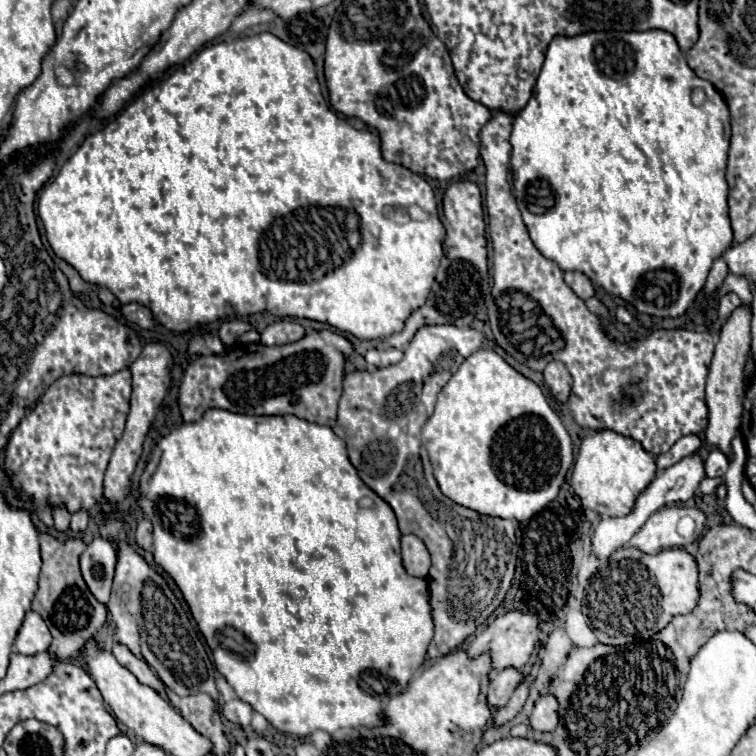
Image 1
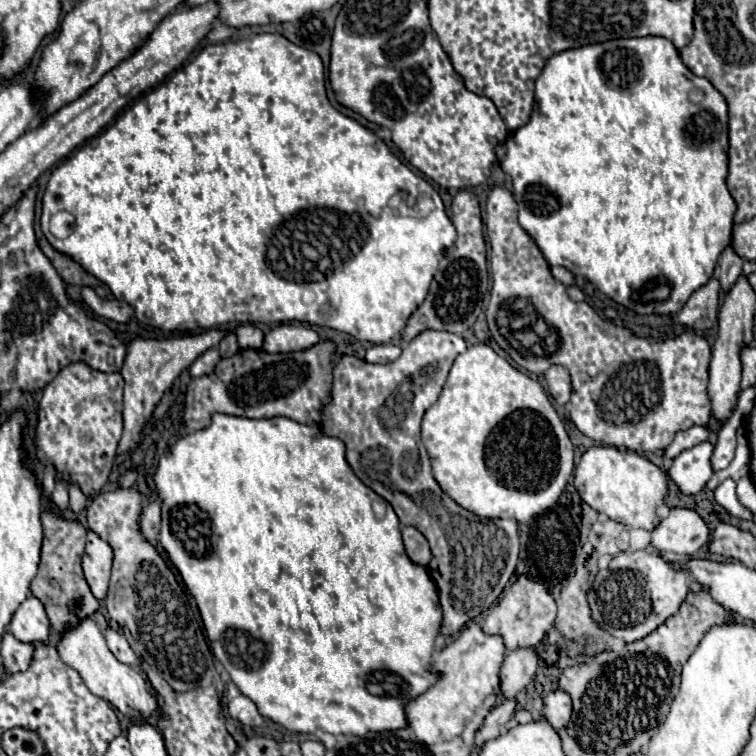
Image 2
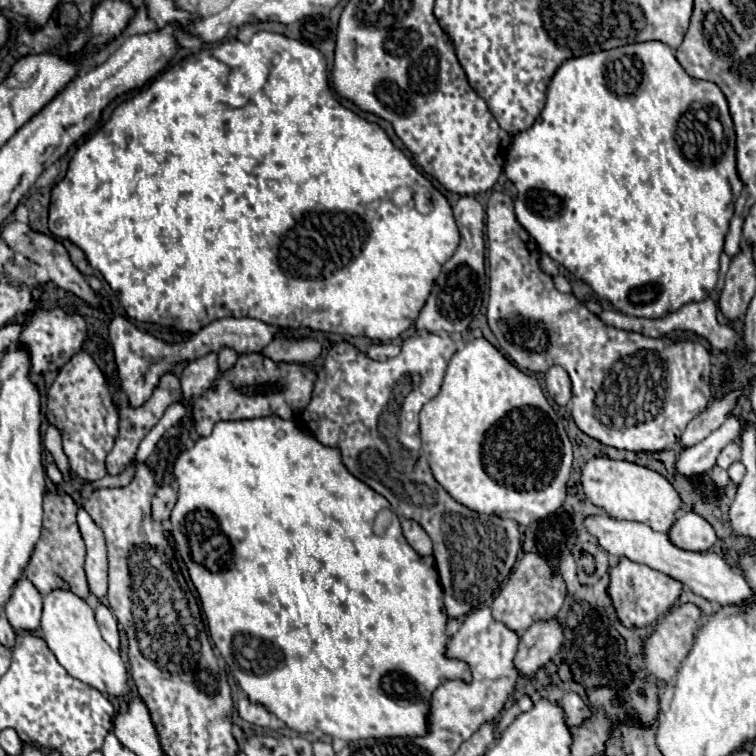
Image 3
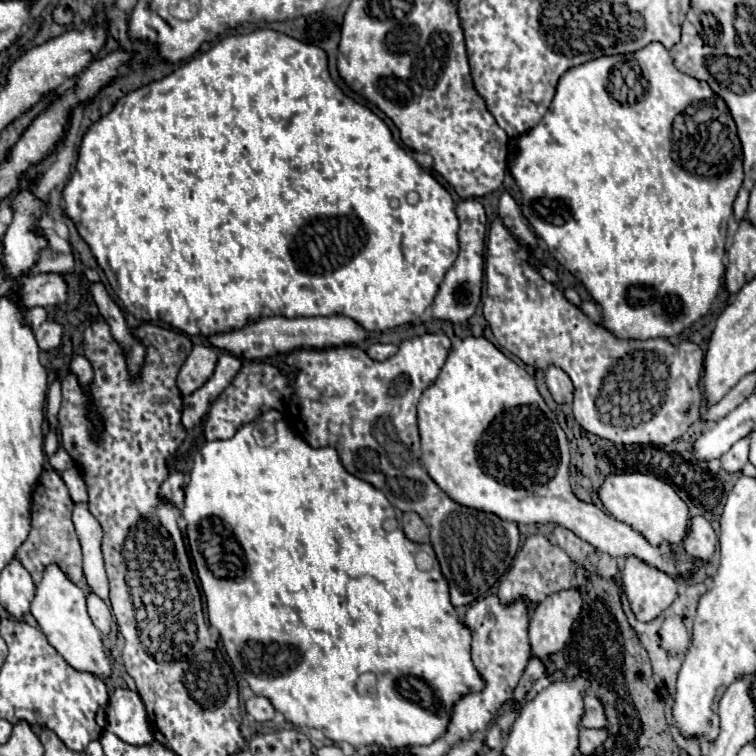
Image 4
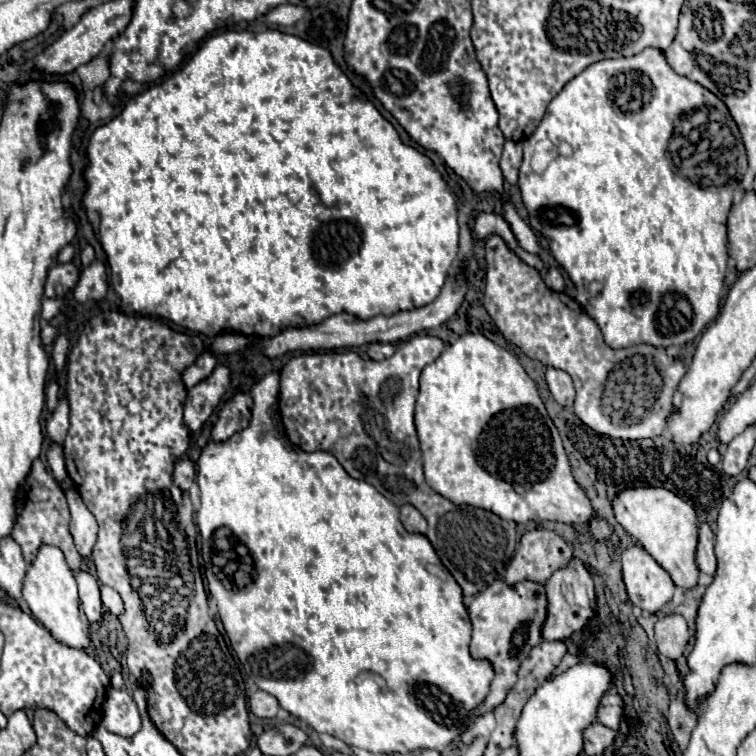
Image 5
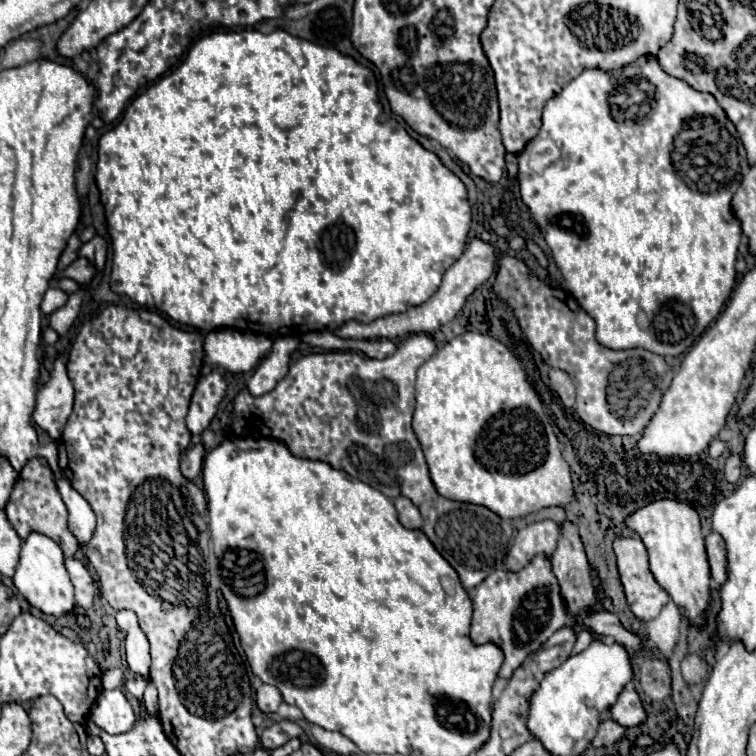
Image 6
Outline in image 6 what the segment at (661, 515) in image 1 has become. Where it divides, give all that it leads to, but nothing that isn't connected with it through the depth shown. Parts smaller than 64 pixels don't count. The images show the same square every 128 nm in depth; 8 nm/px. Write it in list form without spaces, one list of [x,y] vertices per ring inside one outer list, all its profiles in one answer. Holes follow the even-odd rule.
[[[712,532],[706,538],[706,552],[708,552],[708,562],[712,568],[712,578],[718,584],[724,584],[728,580],[728,560],[726,560],[726,548],[724,548],[724,538],[716,532]]]

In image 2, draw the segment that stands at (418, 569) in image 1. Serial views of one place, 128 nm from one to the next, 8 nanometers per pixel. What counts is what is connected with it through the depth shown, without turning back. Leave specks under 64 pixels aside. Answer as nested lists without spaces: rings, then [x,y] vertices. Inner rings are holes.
[[[402,526],[402,538],[404,538],[404,546],[406,546],[410,560],[416,564],[428,566],[430,558],[432,558],[430,548],[428,548],[428,540],[412,526]]]

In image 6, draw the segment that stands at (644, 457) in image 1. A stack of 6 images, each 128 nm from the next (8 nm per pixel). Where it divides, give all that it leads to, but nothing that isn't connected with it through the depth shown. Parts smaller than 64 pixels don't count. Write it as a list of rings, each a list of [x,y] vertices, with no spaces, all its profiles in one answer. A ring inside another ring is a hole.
[[[658,500],[628,516],[626,526],[642,538],[648,550],[654,580],[676,602],[684,618],[688,618],[692,626],[706,626],[706,610],[710,604],[710,568],[696,510],[676,500]]]

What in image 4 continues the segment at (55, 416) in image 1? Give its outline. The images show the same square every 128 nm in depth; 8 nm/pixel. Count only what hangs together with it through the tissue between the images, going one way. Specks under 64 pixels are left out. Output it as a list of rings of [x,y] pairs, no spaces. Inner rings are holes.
[[[74,356],[72,364],[70,364],[70,370],[78,376],[82,386],[88,386],[92,382],[92,366],[84,356]]]

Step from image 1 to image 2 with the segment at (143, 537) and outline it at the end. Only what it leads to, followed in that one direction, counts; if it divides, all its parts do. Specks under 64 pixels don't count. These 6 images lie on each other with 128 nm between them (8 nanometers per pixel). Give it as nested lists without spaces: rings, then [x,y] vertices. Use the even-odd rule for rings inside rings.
[[[152,502],[146,506],[146,510],[140,516],[140,526],[144,536],[152,542],[158,544],[158,534],[160,534],[160,502]]]

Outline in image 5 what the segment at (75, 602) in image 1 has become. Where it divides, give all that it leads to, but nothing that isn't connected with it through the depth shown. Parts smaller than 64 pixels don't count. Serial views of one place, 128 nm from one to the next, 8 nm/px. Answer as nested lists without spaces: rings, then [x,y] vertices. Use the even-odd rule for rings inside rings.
[[[36,460],[30,468],[30,474],[26,476],[26,480],[22,482],[22,486],[16,494],[16,520],[14,520],[12,538],[22,546],[24,560],[30,564],[34,560],[38,548],[42,544],[50,544],[50,546],[58,546],[64,552],[70,570],[78,572],[82,556],[78,554],[78,550],[74,546],[72,534],[68,532],[68,522],[70,522],[70,512],[68,512],[68,504],[66,504],[60,484],[54,480],[54,476],[46,468],[46,464],[42,460]]]

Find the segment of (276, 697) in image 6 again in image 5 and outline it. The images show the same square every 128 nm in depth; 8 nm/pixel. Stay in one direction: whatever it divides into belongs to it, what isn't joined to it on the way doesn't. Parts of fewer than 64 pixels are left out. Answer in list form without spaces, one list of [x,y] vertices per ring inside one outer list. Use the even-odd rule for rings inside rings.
[[[256,690],[250,696],[250,708],[260,718],[274,718],[278,708],[280,708],[280,704],[278,704],[278,700],[272,694],[268,694],[264,690]]]

